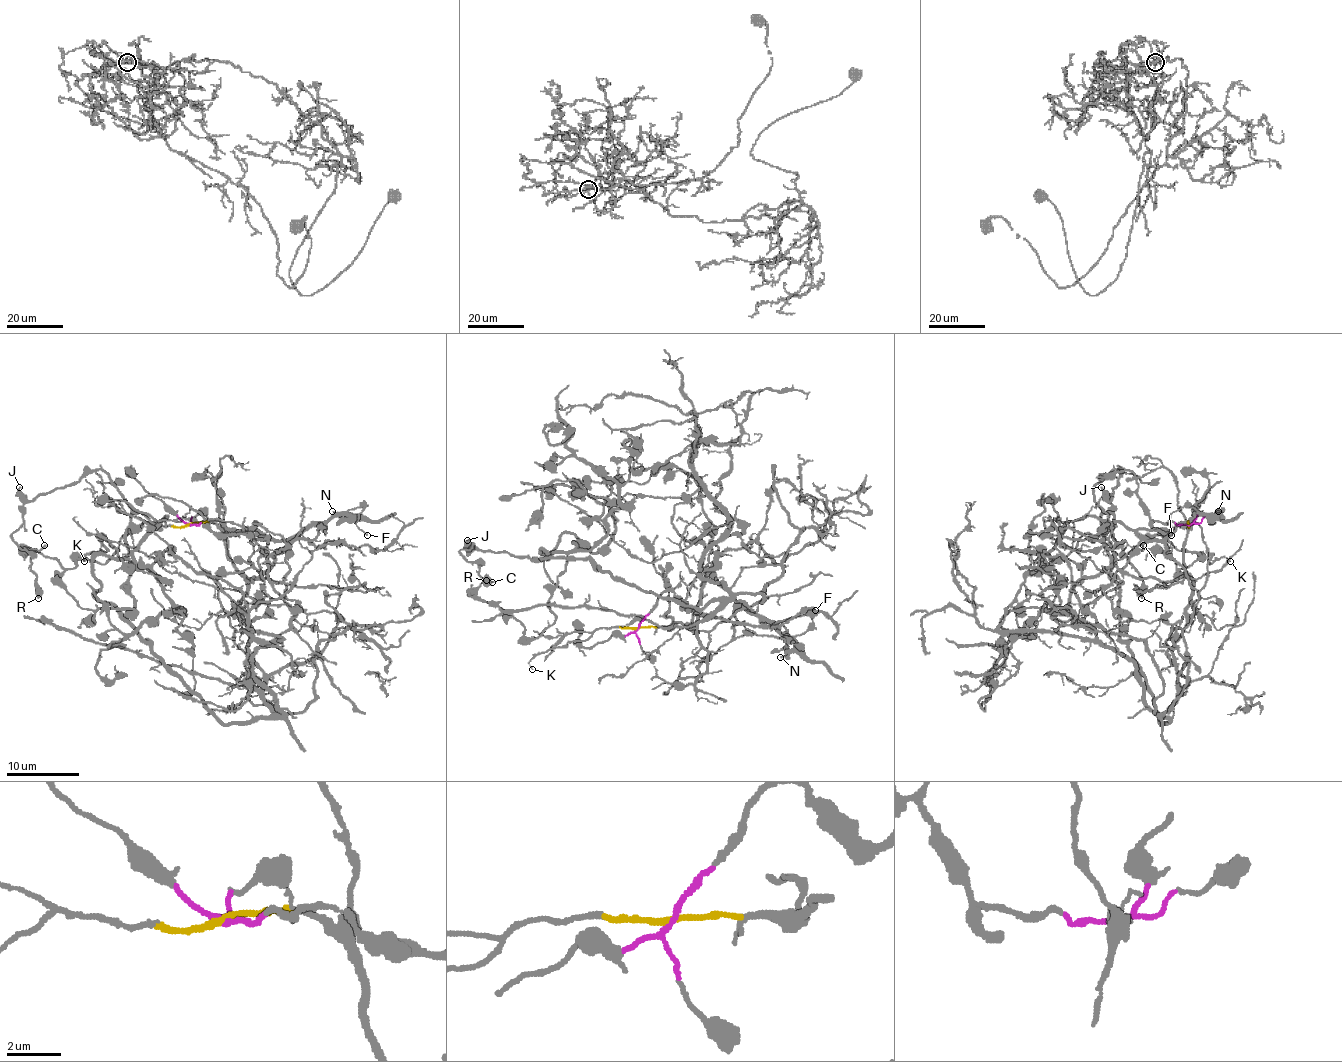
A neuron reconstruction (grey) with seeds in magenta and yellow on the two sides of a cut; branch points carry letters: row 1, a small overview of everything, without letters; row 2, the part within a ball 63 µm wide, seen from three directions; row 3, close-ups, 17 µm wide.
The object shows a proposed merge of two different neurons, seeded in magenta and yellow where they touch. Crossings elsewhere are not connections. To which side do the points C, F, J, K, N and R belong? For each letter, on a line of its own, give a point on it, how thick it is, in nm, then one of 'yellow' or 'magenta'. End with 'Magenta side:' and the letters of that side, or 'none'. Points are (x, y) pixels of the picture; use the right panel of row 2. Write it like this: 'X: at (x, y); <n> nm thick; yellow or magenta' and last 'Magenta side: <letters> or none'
C: at (1143, 545); 180 nm thick; yellow
F: at (1171, 535); 150 nm thick; magenta
J: at (1101, 487); 280 nm thick; yellow
K: at (1230, 561); 90 nm thick; yellow
N: at (1218, 511); 160 nm thick; magenta
R: at (1141, 598); 550 nm thick; yellow
Magenta side: F, N

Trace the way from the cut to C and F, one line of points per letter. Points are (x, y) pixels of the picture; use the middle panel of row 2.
C: (638, 629), (694, 630), (719, 603), (542, 549), (567, 565), (554, 621), (527, 638), (476, 594), (493, 582)
F: (638, 629), (663, 592), (694, 607), (707, 576), (792, 636), (812, 620), (804, 607), (815, 611)

